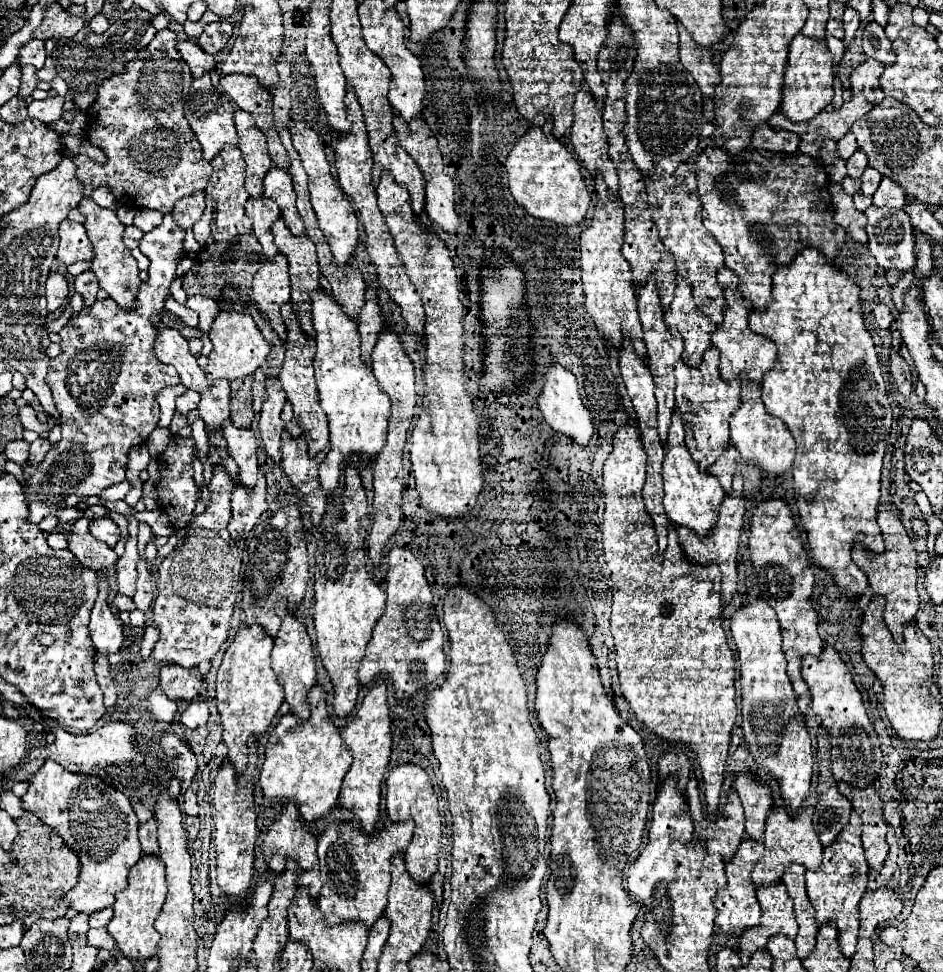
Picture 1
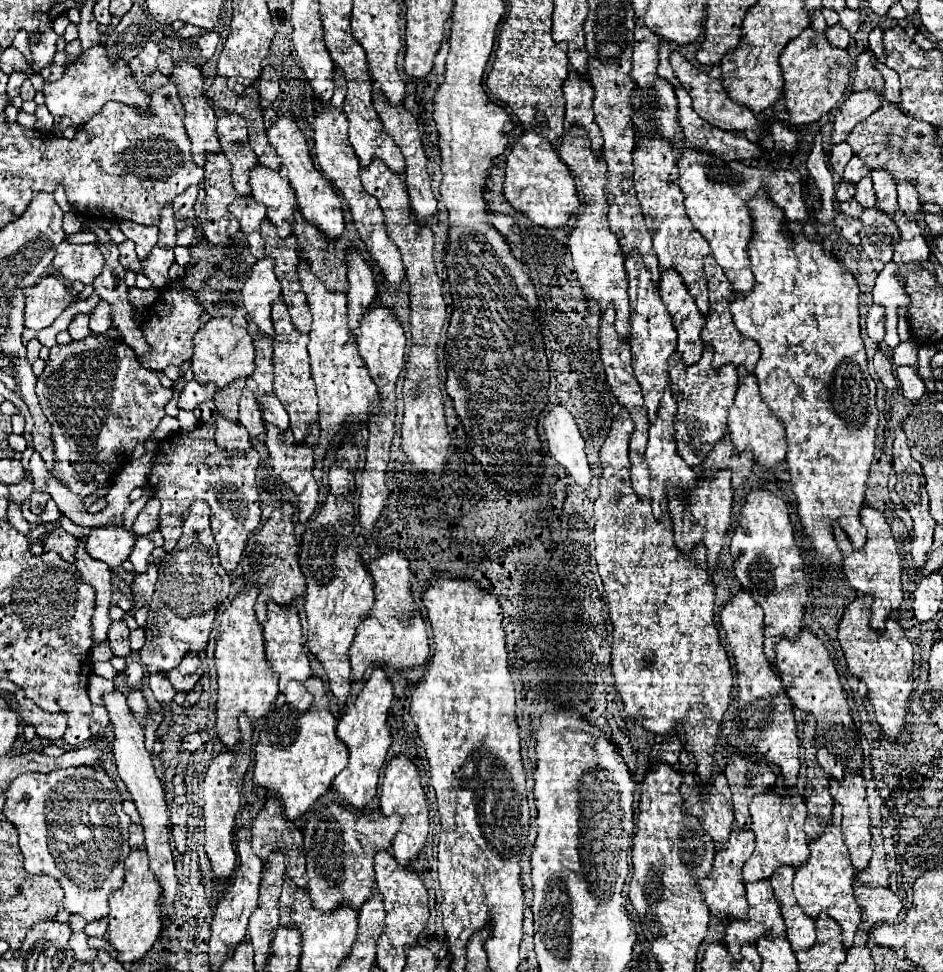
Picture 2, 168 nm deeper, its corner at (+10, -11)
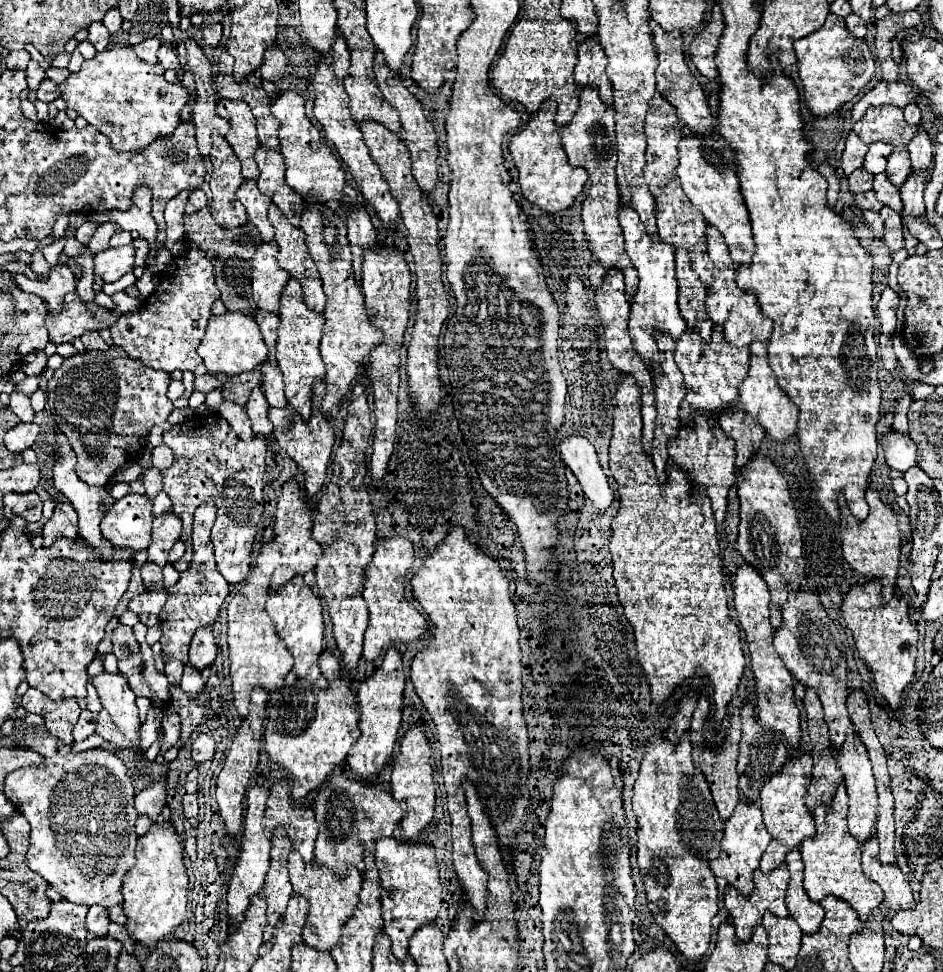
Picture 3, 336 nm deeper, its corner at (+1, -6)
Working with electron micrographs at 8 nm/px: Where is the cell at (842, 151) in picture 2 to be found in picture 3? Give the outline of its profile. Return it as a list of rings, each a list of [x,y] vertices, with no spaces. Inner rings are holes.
[[[851,131],[849,137],[847,137],[843,159],[841,159],[841,167],[843,167],[845,175],[851,175],[855,169],[859,169],[863,165],[863,159],[865,159],[867,149],[869,147]]]

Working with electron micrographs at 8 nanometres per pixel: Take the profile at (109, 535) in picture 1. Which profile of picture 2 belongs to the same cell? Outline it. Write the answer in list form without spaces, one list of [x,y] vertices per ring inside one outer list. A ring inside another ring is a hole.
[[[92,528],[90,536],[86,538],[86,552],[94,560],[102,560],[114,570],[130,556],[134,540],[136,536],[124,528]]]

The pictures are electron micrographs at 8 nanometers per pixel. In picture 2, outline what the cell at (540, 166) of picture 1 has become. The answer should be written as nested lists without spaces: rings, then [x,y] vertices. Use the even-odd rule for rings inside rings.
[[[538,118],[538,126],[526,128],[524,134],[516,140],[512,152],[508,154],[504,198],[512,208],[528,216],[534,224],[546,228],[564,226],[578,210],[580,202],[572,174],[546,138],[546,118]]]

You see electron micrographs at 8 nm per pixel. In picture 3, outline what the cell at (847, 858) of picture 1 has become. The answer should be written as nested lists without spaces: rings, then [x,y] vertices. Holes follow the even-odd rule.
[[[843,781],[835,789],[835,795],[829,803],[819,801],[815,811],[815,837],[809,837],[801,843],[801,857],[805,863],[805,891],[809,899],[821,901],[827,895],[835,895],[843,901],[847,901],[859,917],[867,917],[873,907],[877,907],[883,901],[881,887],[865,877],[861,871],[861,843],[849,833],[847,829],[847,793]]]

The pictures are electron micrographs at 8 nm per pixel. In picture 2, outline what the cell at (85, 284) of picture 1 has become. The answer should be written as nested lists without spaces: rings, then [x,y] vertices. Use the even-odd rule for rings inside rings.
[[[76,314],[68,326],[68,332],[74,340],[78,338],[84,338],[86,334],[90,334],[90,328],[88,328],[88,314]]]

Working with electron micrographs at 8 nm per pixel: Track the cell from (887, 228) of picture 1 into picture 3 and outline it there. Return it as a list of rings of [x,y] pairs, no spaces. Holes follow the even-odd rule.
[[[883,207],[881,209],[881,217],[885,221],[885,235],[883,235],[883,243],[891,249],[897,251],[905,245],[903,239],[903,225],[901,225],[901,215],[895,213],[891,207]]]

